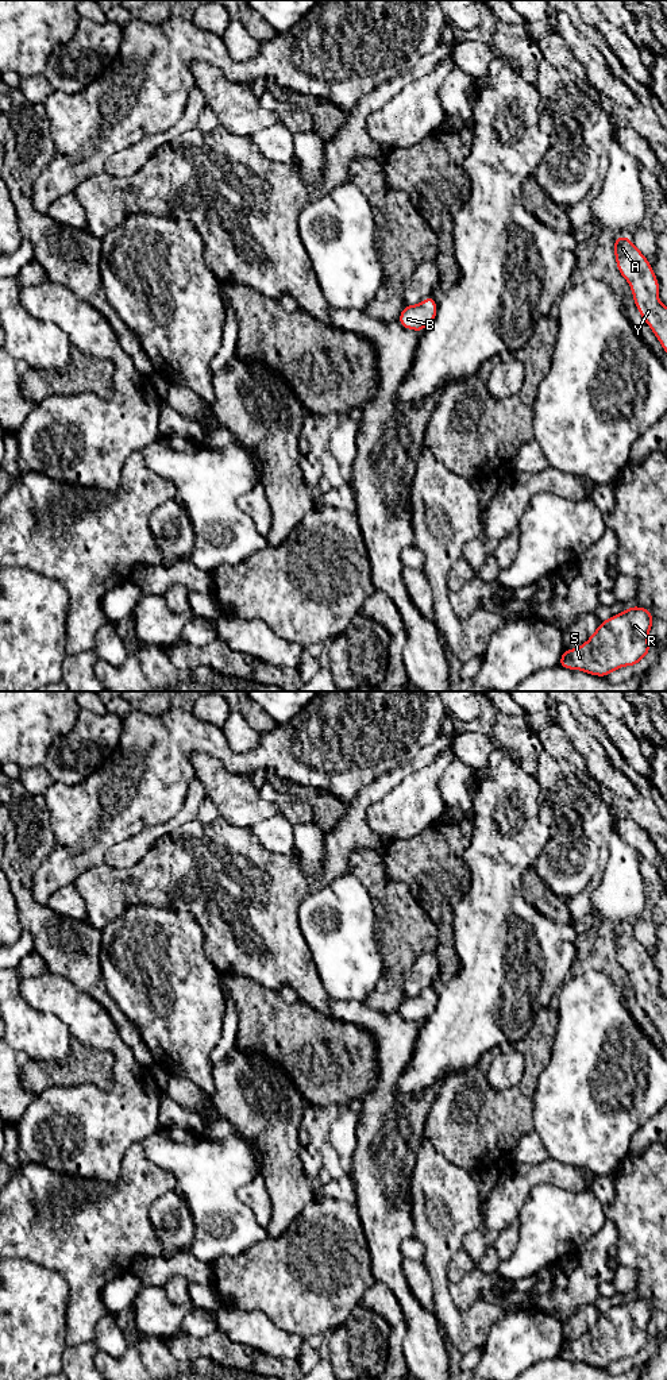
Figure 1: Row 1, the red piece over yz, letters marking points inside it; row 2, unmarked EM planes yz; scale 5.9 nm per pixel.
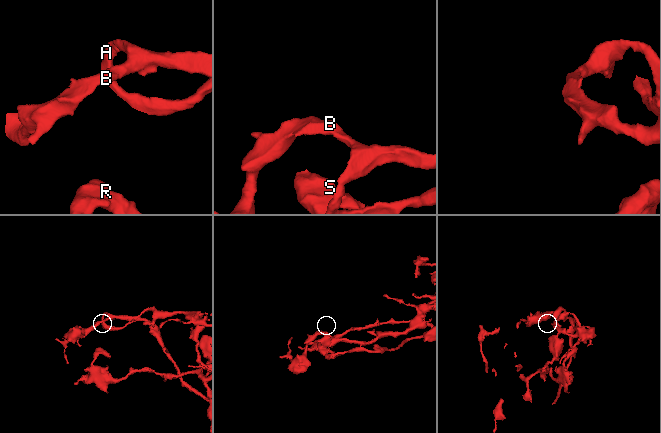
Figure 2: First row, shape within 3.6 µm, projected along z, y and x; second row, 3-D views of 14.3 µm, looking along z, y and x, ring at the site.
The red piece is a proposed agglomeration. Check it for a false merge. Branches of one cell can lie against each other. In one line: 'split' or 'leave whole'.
leave whole

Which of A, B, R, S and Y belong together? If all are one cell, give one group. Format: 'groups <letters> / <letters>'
groups A B R S Y

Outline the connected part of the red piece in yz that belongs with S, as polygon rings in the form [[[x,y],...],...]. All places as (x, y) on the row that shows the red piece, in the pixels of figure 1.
[[[631,606],[599,622],[582,645],[564,649],[559,666],[595,676],[608,676],[621,667],[637,666],[651,651],[648,635],[652,622],[649,609]]]

